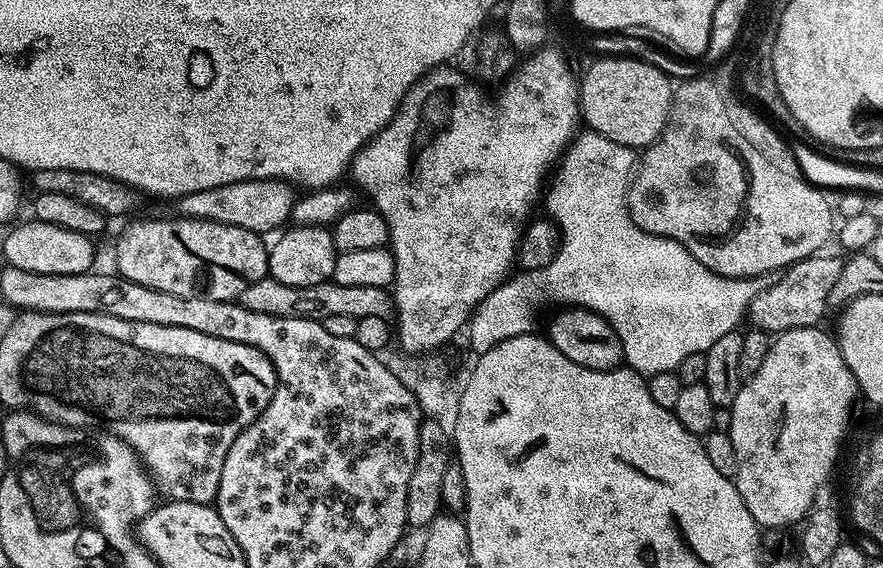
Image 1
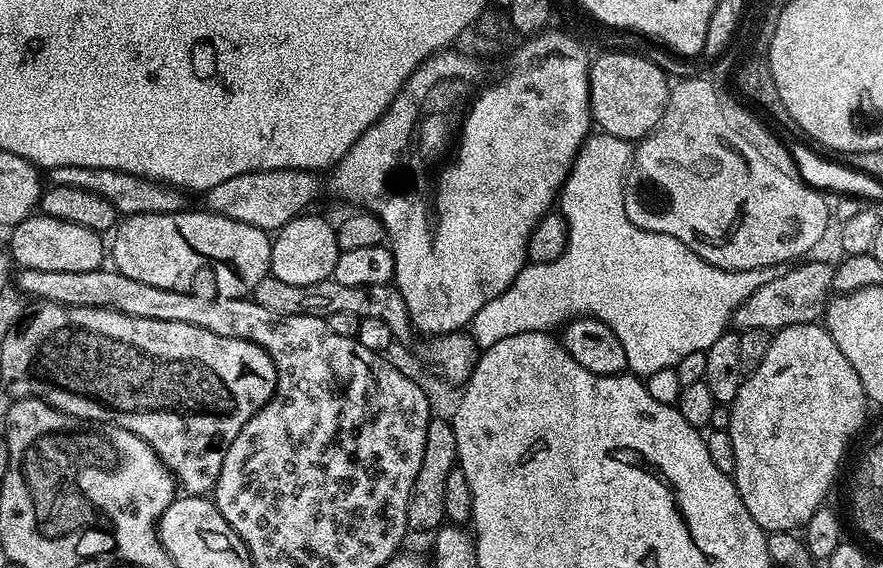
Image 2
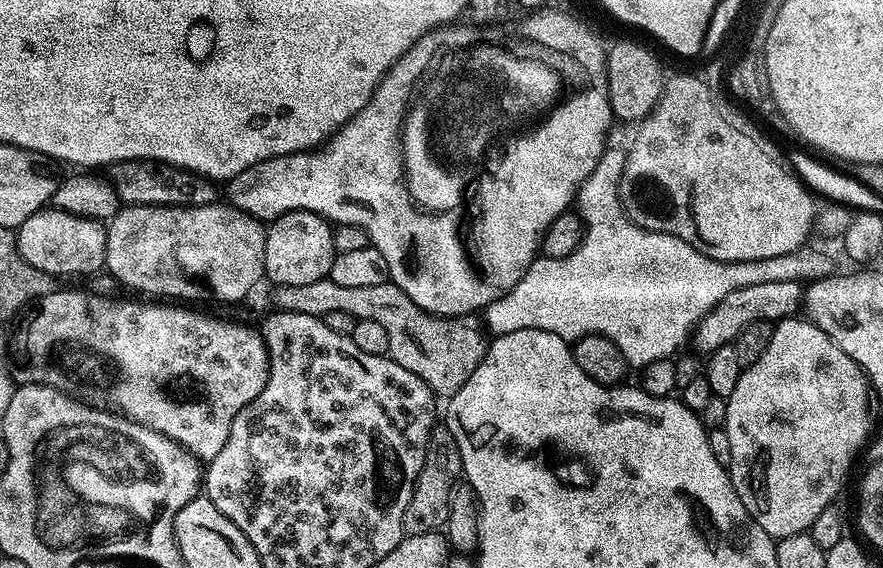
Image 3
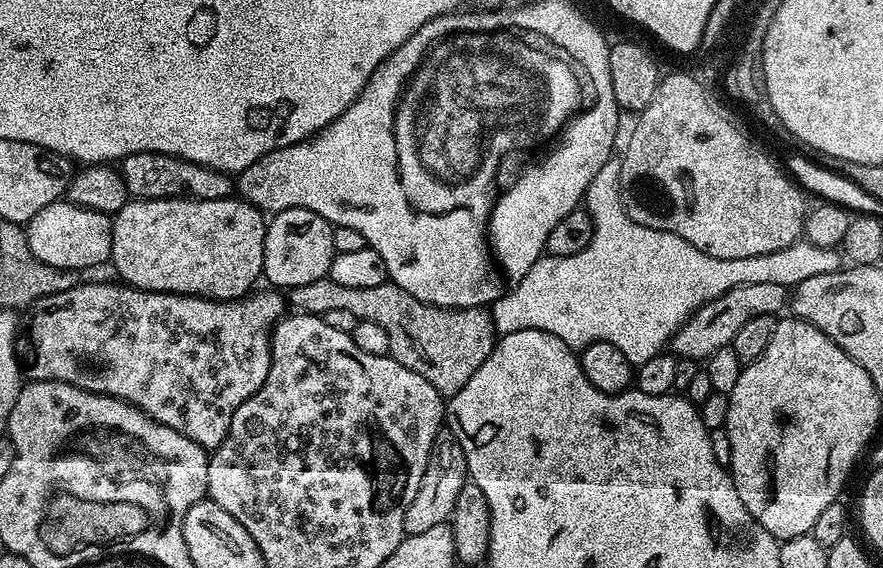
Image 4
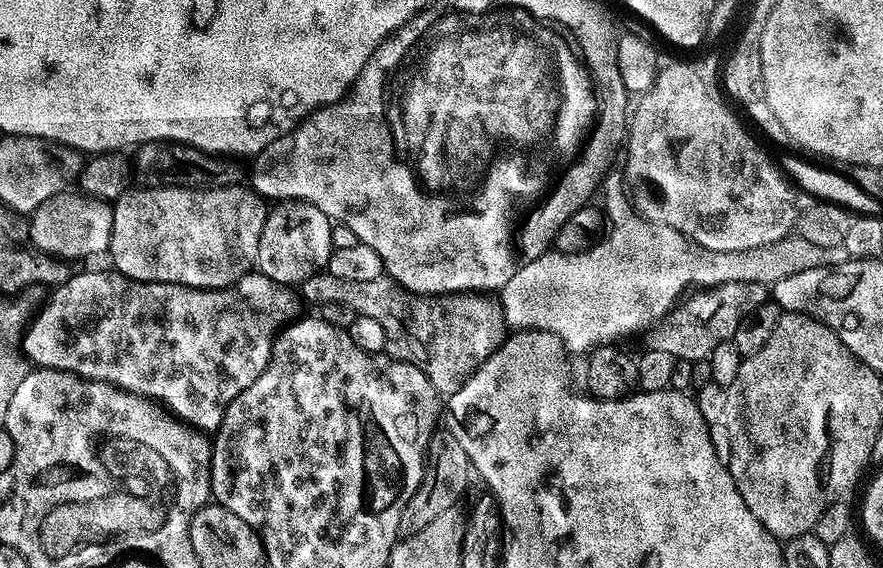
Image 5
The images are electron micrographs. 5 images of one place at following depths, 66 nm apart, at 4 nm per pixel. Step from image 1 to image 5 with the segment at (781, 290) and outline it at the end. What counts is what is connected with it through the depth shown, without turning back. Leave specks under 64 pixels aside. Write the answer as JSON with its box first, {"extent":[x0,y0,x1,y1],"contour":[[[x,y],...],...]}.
{"extent":[651,282,769,360],"contour":[[[726,282],[725,284],[717,284],[714,288],[702,288],[693,291],[691,295],[681,299],[673,307],[663,322],[651,329],[651,347],[658,350],[666,350],[670,354],[674,354],[677,360],[707,360],[719,344],[732,339],[732,336],[742,322],[742,318],[746,318],[746,314],[750,314],[750,310],[754,310],[758,306],[765,304],[769,296],[769,285],[759,284],[758,282]]]}

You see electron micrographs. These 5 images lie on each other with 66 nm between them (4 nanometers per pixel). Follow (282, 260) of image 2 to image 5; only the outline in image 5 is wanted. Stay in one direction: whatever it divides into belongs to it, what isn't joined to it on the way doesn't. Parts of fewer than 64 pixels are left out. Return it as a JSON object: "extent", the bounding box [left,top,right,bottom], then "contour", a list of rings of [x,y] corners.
{"extent":[256,200,333,286],"contour":[[[281,200],[273,203],[268,210],[266,226],[262,226],[262,238],[258,242],[256,268],[279,284],[299,286],[306,278],[327,269],[332,253],[330,234],[333,221],[328,219],[318,206],[301,200]]]}

